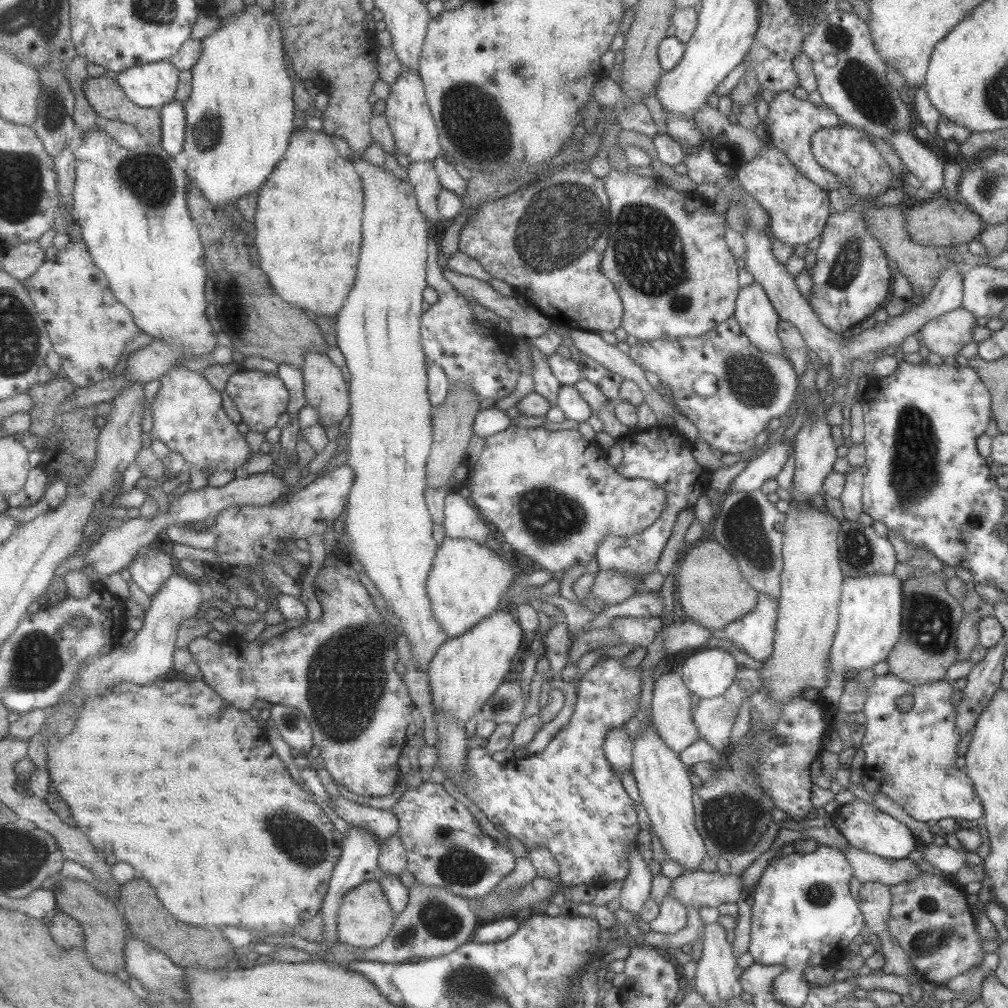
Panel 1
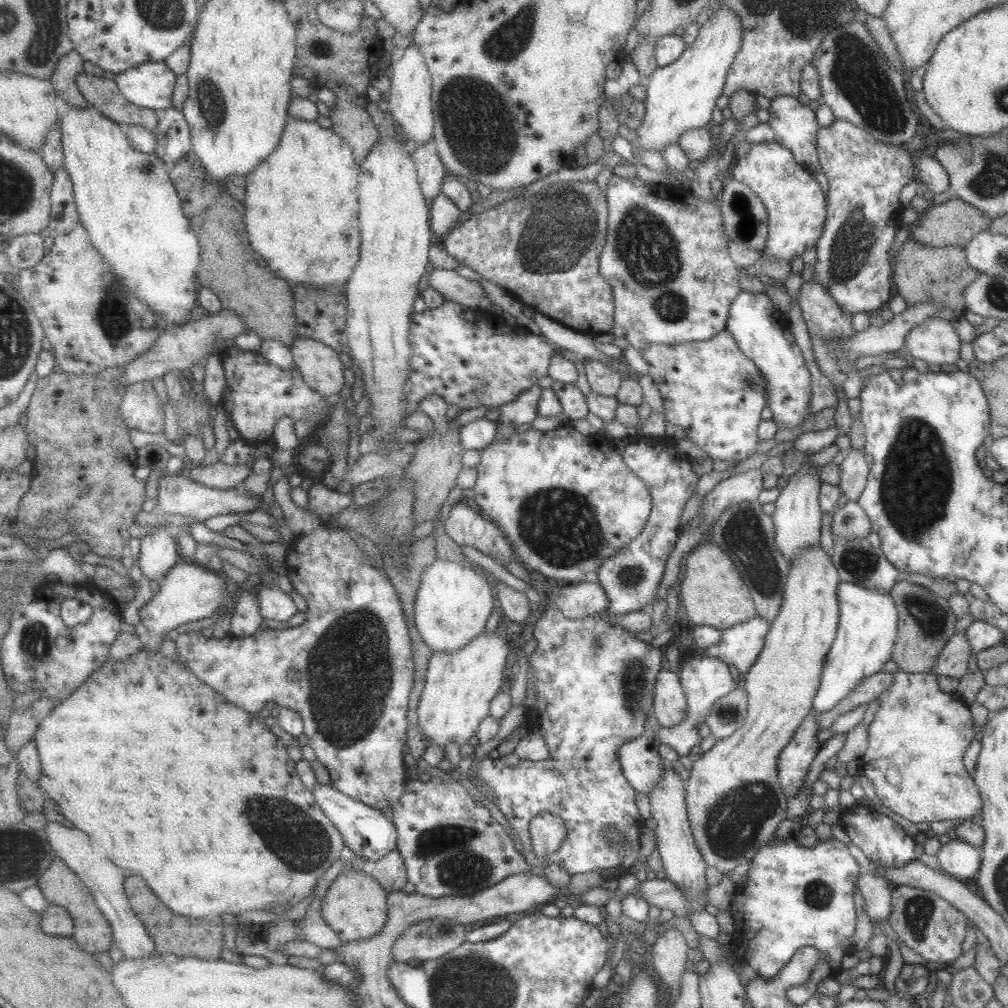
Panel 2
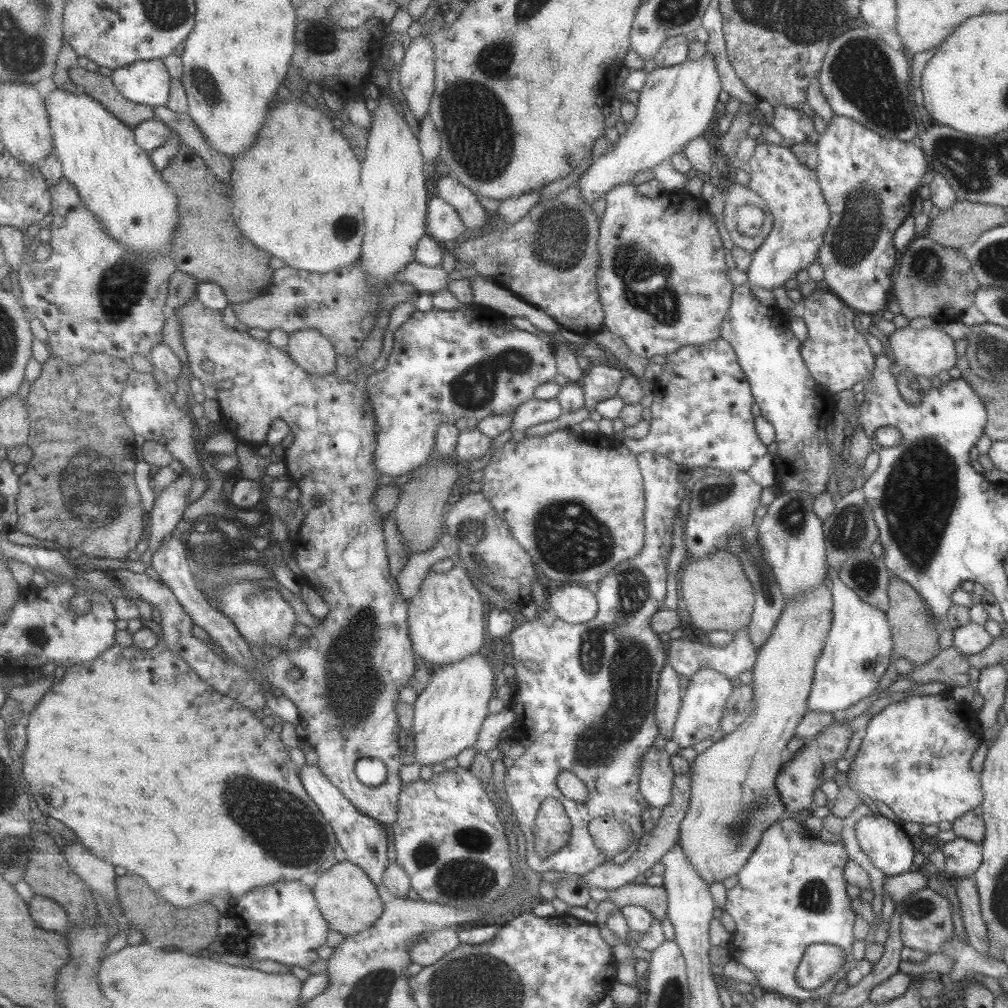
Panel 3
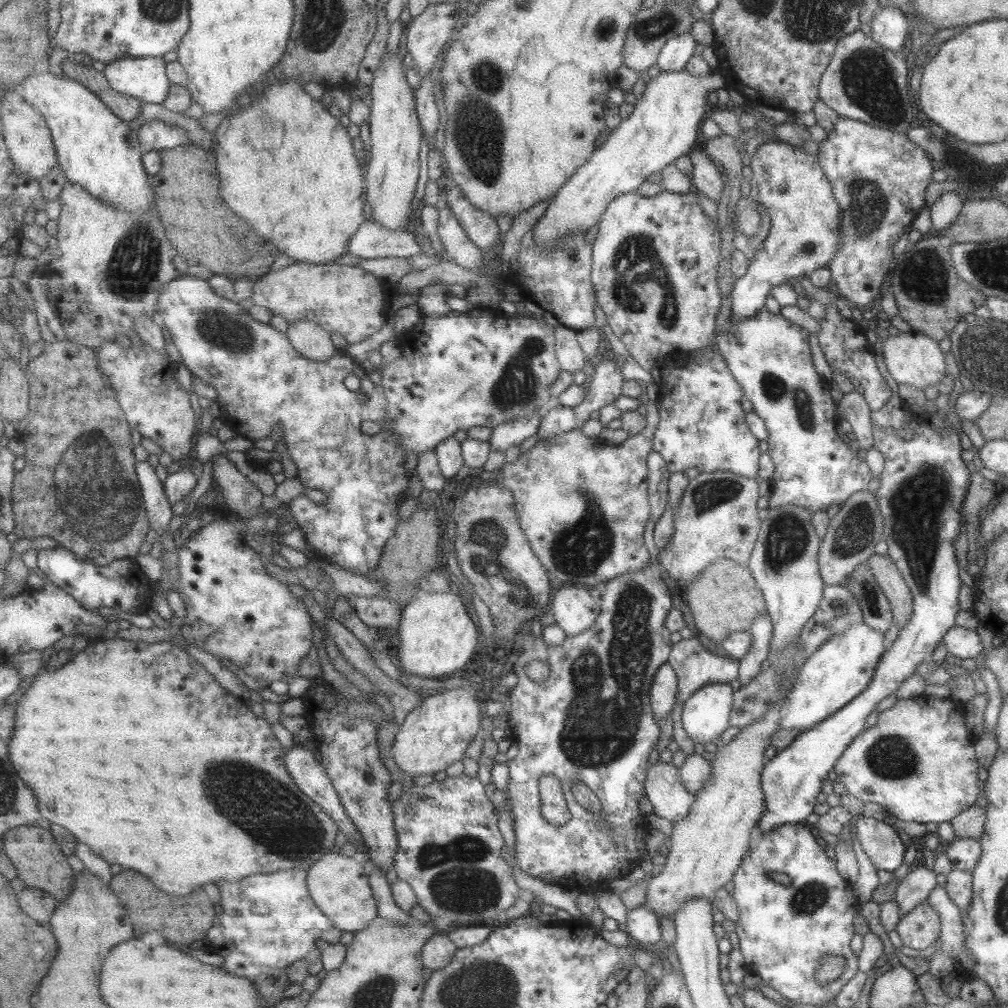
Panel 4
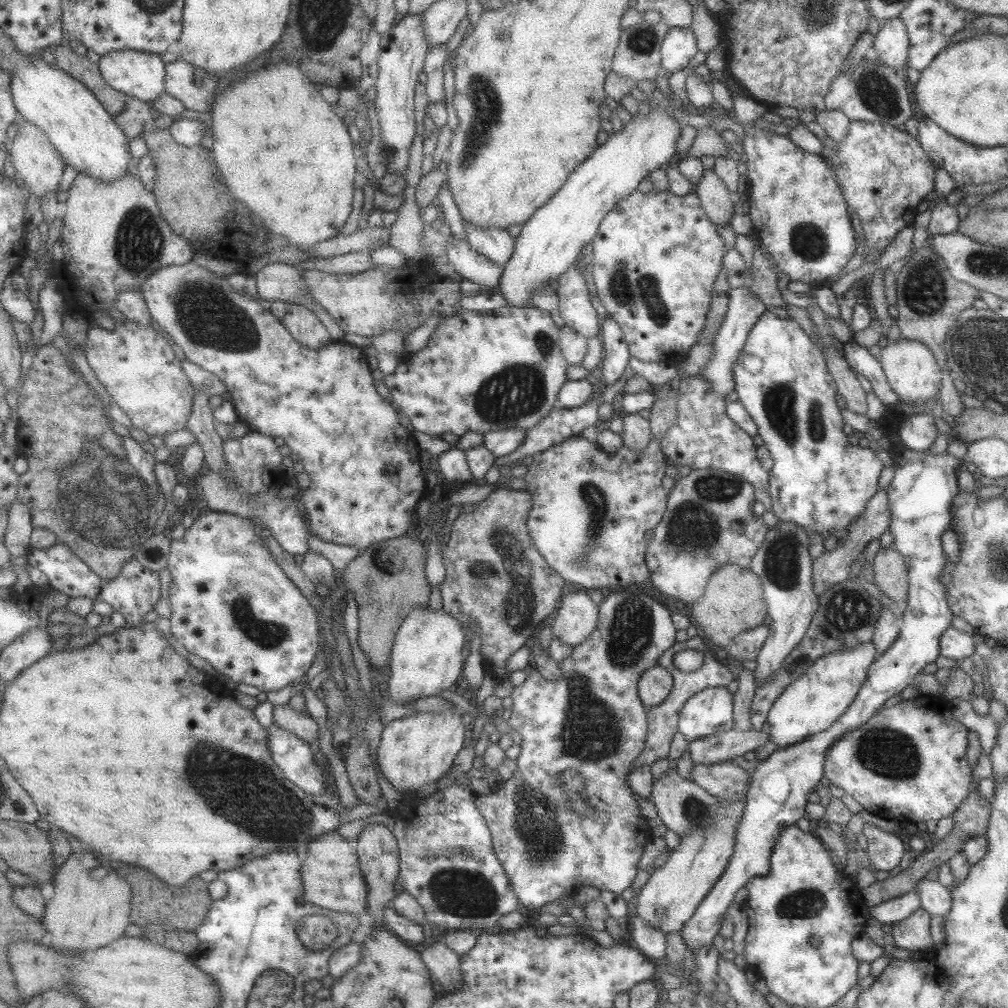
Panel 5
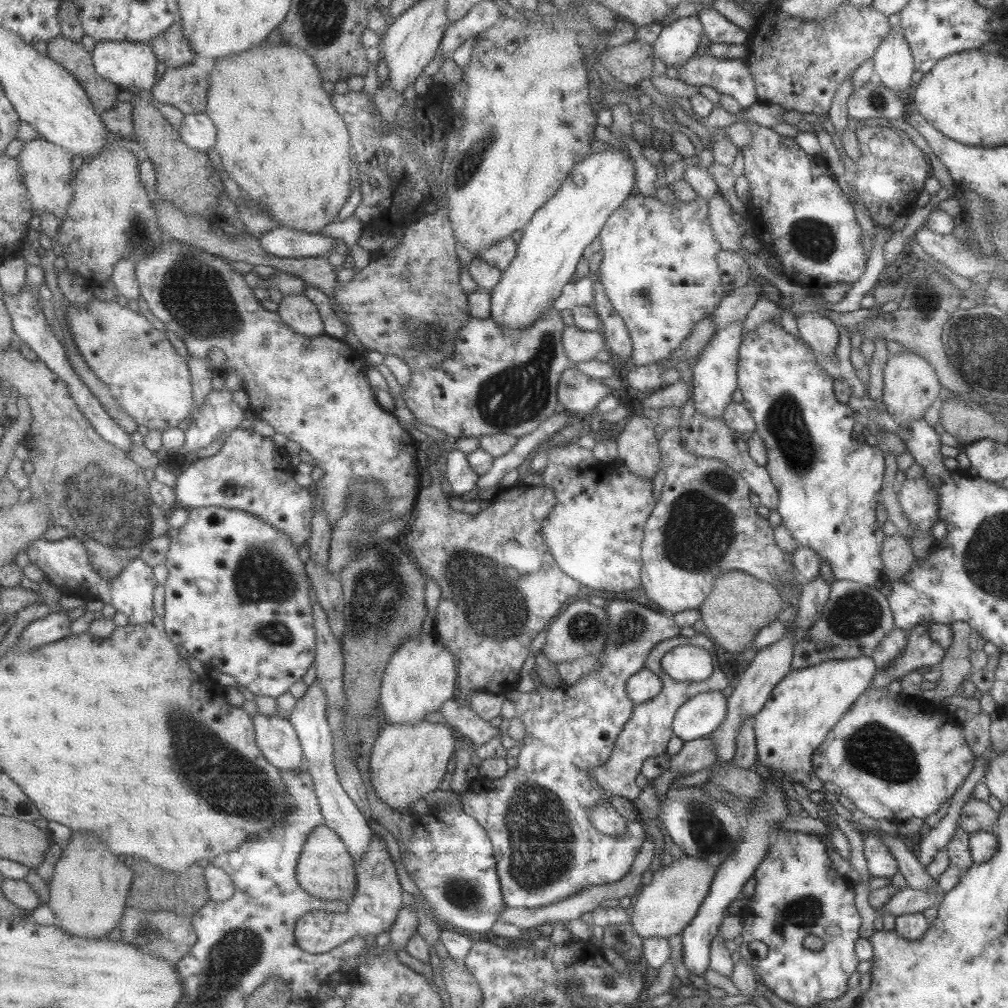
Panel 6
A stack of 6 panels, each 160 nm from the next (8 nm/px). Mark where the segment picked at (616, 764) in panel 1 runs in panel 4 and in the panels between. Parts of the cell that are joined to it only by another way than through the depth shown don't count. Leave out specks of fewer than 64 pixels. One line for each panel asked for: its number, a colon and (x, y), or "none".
2: (641, 766)
3: (655, 782)
4: (662, 786)

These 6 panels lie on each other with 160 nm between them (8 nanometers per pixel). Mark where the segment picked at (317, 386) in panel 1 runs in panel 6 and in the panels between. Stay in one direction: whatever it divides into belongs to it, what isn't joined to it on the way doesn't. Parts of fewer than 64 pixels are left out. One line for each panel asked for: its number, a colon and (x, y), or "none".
2: (320, 368)
3: (308, 348)
4: (307, 338)
5: (302, 324)
6: (296, 310)

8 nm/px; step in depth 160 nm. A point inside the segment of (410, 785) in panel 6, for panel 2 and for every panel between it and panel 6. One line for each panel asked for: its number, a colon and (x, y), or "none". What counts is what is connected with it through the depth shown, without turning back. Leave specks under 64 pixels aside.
2: (459, 685)
3: (447, 714)
4: (436, 732)
5: (412, 751)

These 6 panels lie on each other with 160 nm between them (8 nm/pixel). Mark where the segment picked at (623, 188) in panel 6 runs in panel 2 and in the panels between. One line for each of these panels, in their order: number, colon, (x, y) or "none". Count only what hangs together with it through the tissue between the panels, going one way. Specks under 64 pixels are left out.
2: (680, 96)
3: (675, 104)
4: (662, 126)
5: (550, 240)

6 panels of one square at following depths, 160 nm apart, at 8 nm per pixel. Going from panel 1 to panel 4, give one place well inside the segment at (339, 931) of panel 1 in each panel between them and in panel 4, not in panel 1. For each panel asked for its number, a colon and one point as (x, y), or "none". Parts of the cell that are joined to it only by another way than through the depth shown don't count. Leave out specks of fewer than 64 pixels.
2: (355, 907)
3: (349, 902)
4: (337, 885)

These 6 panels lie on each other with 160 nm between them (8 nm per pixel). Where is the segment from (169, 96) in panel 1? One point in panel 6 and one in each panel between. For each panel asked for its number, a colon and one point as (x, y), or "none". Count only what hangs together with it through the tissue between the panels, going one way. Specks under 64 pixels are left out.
2: (151, 85)
3: (149, 82)
4: (146, 78)
5: (140, 74)
6: (132, 65)

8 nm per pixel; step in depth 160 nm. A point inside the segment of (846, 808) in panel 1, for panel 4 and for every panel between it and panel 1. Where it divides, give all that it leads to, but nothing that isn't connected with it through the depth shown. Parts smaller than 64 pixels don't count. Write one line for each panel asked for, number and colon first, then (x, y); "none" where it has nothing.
2: (882, 841)
3: (886, 845)
4: (880, 843)

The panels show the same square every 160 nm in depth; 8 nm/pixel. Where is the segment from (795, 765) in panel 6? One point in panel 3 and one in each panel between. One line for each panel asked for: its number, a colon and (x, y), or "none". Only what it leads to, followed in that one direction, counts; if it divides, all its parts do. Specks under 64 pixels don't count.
3: (855, 654)
4: (841, 667)
5: (813, 701)

